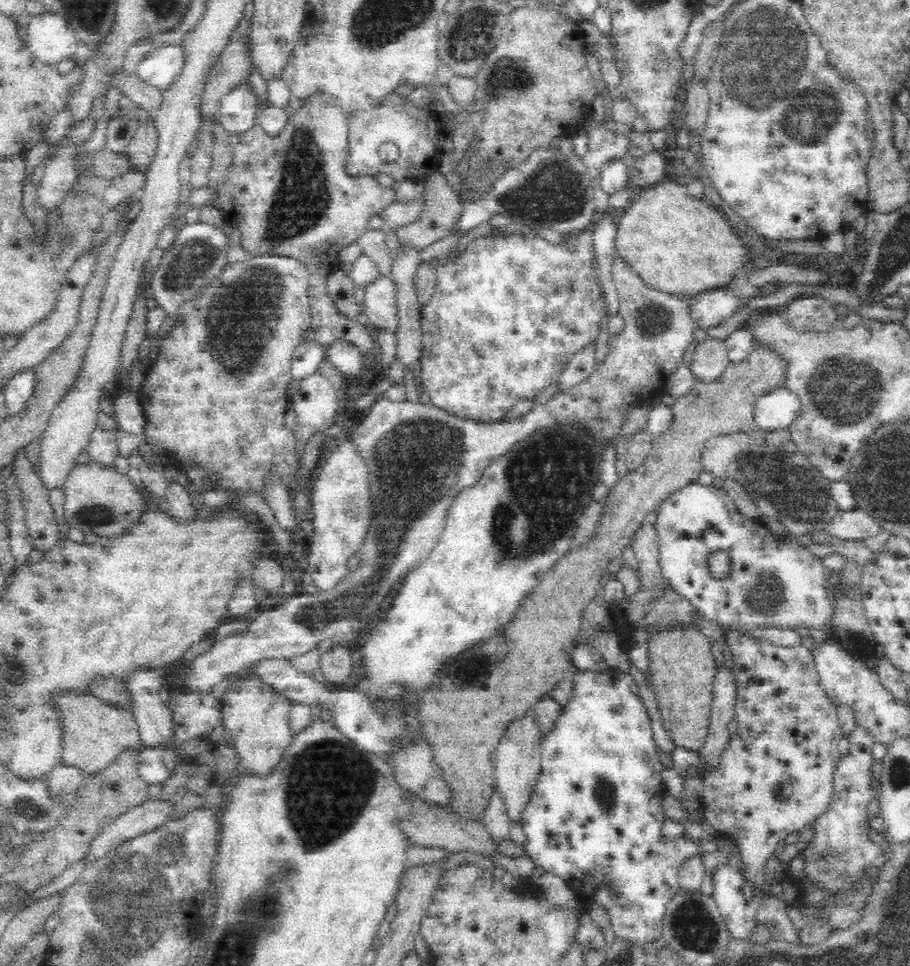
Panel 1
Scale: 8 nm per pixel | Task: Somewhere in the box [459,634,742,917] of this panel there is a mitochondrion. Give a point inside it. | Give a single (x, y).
(604, 790)

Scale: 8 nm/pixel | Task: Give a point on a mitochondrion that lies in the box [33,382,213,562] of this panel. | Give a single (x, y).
(99, 516)

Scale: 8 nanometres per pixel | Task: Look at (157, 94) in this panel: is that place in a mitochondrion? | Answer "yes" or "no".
no

